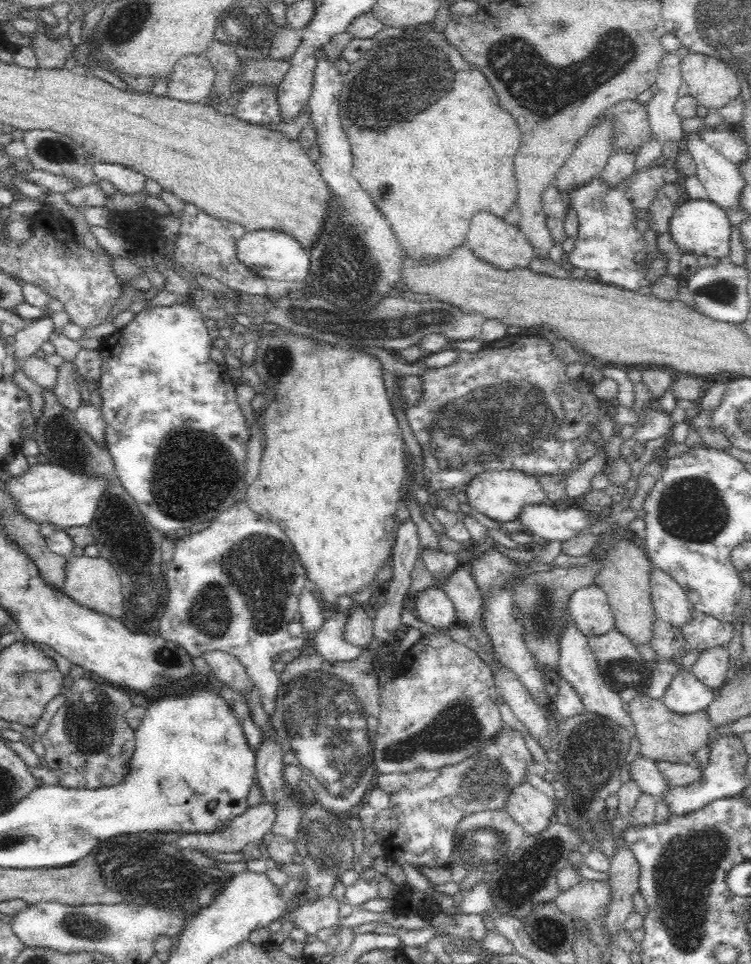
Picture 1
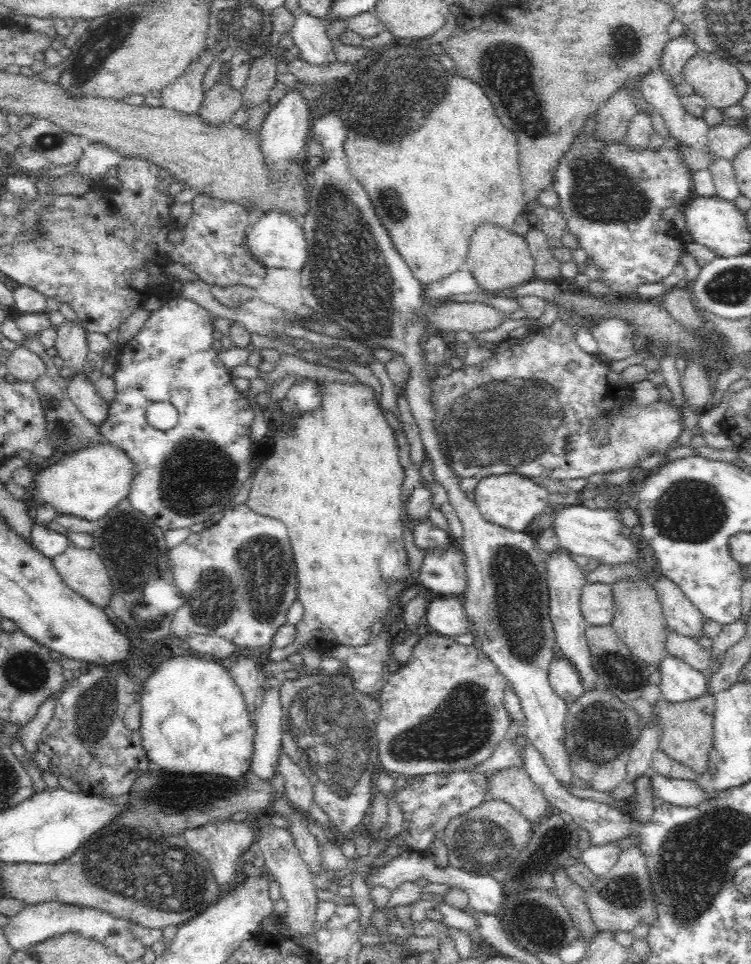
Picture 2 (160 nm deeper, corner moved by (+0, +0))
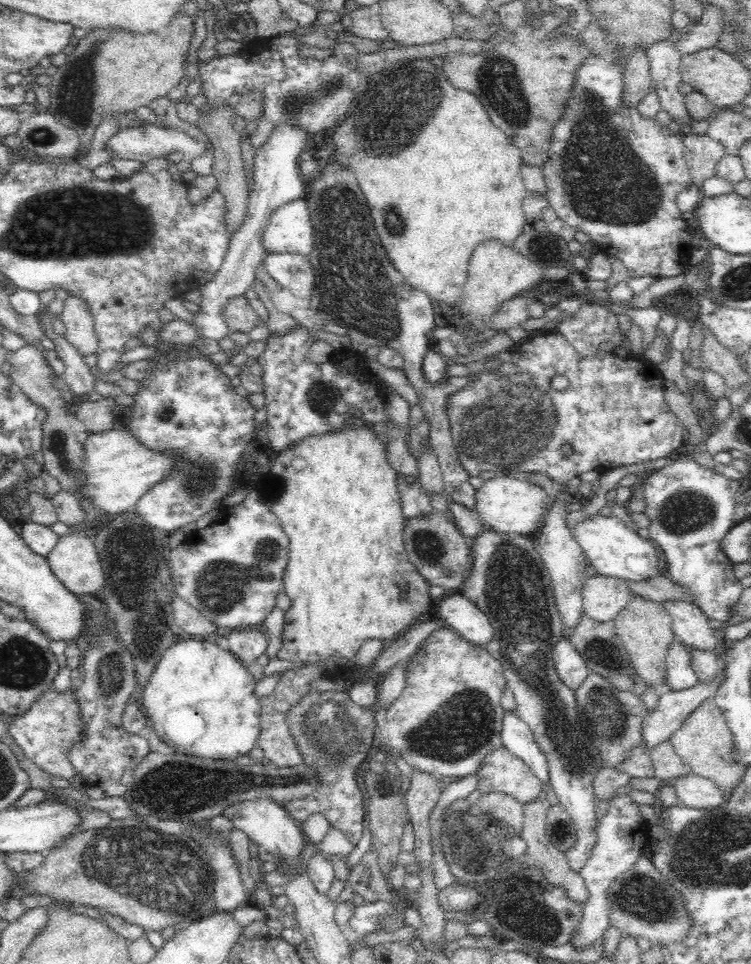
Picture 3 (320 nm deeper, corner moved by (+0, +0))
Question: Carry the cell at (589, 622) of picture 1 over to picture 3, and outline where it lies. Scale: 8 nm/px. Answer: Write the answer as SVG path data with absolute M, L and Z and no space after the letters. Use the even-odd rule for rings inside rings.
M598 574L589 576L582 588L583 614L598 622L614 620L632 597L628 581Z

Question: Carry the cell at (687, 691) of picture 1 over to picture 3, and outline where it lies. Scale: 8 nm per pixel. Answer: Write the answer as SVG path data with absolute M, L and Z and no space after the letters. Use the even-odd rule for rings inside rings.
M679 639L670 642L667 657L667 689L685 690L695 686L697 677L692 666L691 650Z

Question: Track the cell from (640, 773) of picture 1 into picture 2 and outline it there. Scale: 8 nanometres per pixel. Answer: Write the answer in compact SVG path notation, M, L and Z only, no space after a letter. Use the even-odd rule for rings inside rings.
M650 768L647 773L651 776L653 793L663 802L676 806L693 807L710 800L697 783L697 779L668 778L656 773Z

